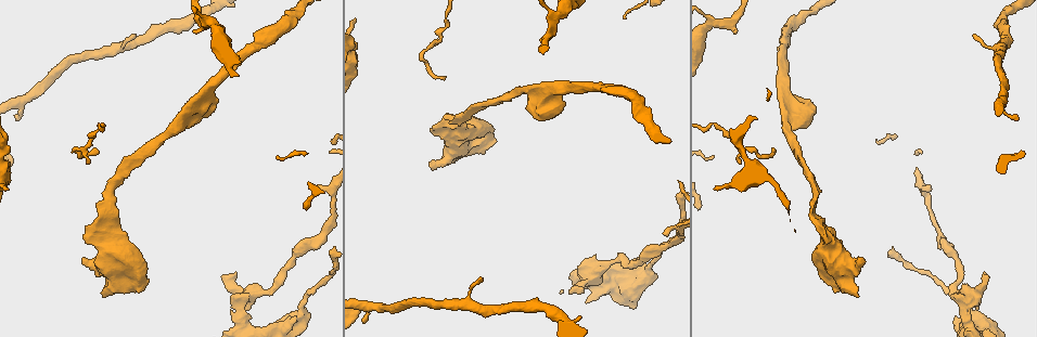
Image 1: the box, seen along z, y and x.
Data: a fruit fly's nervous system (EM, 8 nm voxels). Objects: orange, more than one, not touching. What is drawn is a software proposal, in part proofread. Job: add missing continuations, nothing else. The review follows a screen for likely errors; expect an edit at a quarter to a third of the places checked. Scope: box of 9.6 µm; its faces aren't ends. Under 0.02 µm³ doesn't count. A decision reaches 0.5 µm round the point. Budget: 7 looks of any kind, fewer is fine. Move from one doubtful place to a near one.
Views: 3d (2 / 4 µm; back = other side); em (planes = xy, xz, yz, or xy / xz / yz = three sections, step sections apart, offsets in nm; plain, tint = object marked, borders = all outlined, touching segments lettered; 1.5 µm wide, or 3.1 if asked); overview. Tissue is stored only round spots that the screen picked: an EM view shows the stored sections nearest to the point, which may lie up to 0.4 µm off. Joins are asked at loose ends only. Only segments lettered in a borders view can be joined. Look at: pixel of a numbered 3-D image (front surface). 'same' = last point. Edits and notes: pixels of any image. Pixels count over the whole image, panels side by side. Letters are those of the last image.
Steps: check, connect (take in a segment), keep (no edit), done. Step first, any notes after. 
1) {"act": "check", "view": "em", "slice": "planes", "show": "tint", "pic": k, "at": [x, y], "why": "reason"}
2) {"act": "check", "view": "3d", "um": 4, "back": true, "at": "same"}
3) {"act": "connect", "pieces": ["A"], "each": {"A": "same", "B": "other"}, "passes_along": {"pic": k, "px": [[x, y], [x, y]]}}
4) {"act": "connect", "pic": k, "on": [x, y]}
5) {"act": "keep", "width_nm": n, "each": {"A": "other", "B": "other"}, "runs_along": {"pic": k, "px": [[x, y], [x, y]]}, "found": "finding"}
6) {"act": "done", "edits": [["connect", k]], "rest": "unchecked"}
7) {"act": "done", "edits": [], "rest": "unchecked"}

{"act": "check", "view": "3d", "um": 4, "pic": 1, "at": [481, 278], "why": "an open end"}

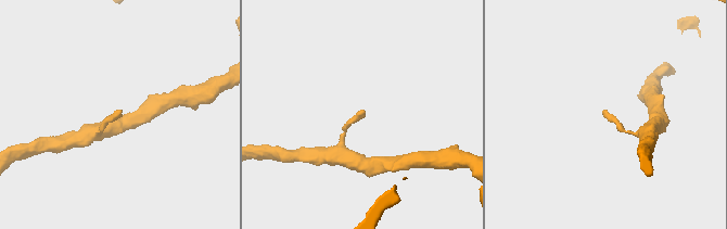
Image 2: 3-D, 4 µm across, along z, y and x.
{"act": "check", "view": "em", "slice": "planes", "show": "borders", "pic": 2, "at": [604, 113]}

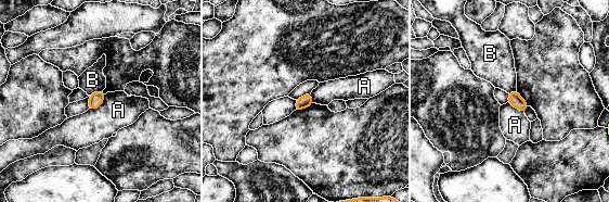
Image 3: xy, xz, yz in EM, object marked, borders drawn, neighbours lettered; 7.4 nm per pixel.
{"act": "keep", "each": {"A": "other", "B": "other"}, "border": {"pic": 3, "px": [[106, 93], [98, 108], [88, 110]]}, "found": "none of them fits"}

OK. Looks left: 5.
{"act": "check", "view": "em", "slice": "yz", "step": 4, "show": "borders", "pic": 1, "at": [860, 258], "why": "branch stops here"}

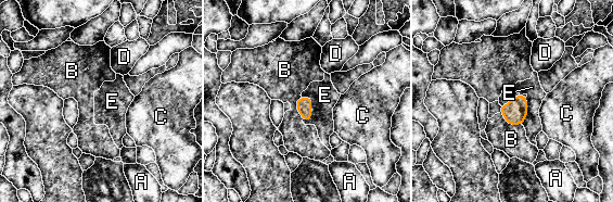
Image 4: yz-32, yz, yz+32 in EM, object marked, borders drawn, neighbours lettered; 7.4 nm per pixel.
{"act": "check", "view": "em", "slice": "planes", "show": "borders", "at": "same"}

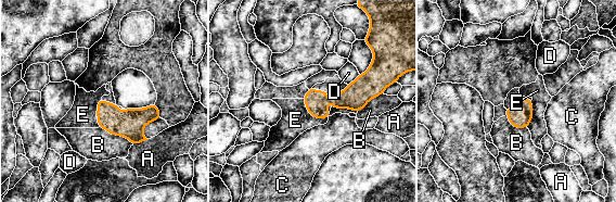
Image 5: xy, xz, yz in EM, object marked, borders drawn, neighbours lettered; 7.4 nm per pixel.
{"act": "keep", "each": {"A": "other", "B": "other", "C": "other", "D": "other", "E": "other"}, "border": {"pic": 5, "px": [[303, 99], [312, 116], [328, 118]]}, "found": "none of them fits"}

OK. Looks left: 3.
{"act": "check", "view": "em", "slice": "planes", "show": "borders", "pic": 1, "at": [664, 233], "why": "tapers out"}

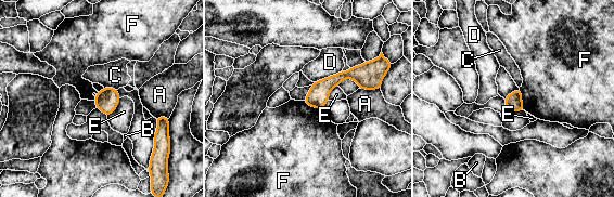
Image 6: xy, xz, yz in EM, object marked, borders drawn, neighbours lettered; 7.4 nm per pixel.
{"act": "keep", "each": {"A": "other", "B": "other", "C": "other", "D": "other", "E": "other", "F": "other"}, "runs_along": {"pic": 6, "px": [[371, 84], [343, 75], [307, 100]]}, "found": "none of them fits"}

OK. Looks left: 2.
{"act": "done", "edits": [], "rest": "unchecked"}

